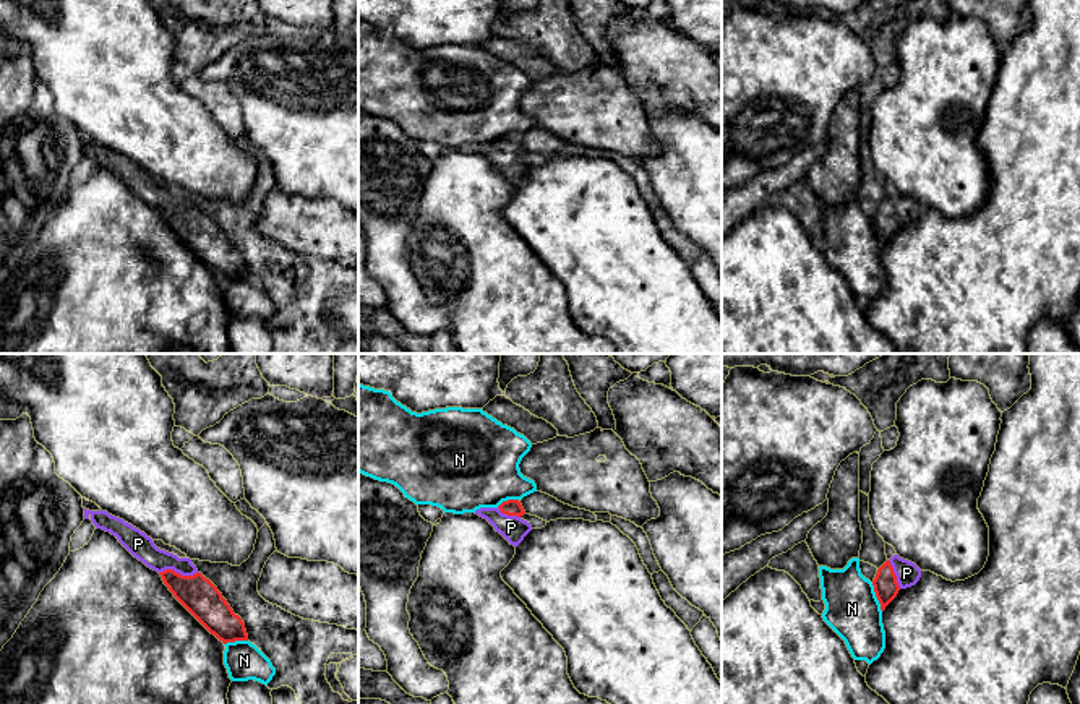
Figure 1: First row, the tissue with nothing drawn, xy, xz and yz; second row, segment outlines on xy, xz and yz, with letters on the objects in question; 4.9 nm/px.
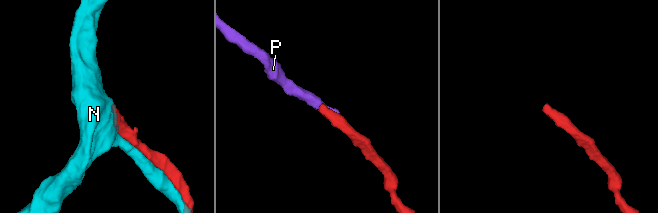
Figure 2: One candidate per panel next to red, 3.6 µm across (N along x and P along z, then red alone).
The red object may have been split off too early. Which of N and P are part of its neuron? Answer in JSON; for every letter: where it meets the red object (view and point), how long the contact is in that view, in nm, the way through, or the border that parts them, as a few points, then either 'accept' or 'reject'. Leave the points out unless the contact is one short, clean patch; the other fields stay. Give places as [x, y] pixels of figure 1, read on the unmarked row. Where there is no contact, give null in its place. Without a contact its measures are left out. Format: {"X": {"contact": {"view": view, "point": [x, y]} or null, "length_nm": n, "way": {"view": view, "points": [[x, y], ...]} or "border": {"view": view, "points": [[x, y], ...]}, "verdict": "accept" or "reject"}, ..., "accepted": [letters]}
{"N": {"contact": {"view": "yz", "point": [876, 232]}, "length_nm": 160, "verdict": "reject"}, "P": {"contact": {"view": "xy", "point": [177, 210]}, "length_nm": 190, "verdict": "accept"}, "accepted": ["P"]}

